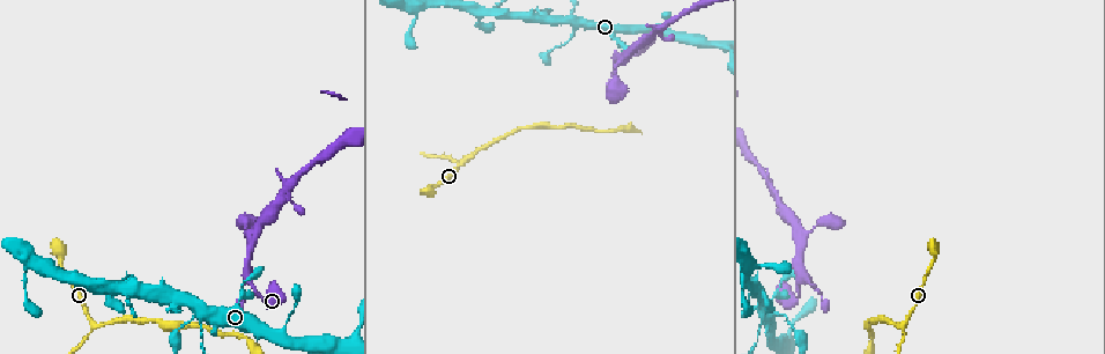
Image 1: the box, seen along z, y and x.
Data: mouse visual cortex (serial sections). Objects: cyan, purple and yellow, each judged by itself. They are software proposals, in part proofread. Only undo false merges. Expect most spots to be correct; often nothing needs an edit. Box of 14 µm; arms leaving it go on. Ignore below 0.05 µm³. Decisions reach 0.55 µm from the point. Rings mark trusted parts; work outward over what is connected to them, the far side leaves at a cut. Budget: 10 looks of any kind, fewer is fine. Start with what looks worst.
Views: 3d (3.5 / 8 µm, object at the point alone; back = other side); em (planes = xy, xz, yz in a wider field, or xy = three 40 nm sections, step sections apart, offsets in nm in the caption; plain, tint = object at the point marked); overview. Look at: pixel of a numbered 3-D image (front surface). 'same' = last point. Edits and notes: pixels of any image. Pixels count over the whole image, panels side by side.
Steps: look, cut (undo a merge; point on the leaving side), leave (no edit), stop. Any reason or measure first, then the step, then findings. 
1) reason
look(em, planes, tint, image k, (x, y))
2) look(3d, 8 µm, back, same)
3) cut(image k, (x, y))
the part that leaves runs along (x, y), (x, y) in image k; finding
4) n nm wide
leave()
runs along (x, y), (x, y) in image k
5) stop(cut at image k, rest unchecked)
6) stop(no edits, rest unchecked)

thin neck
look(3d, 3.5 µm, image 1, (241, 289))

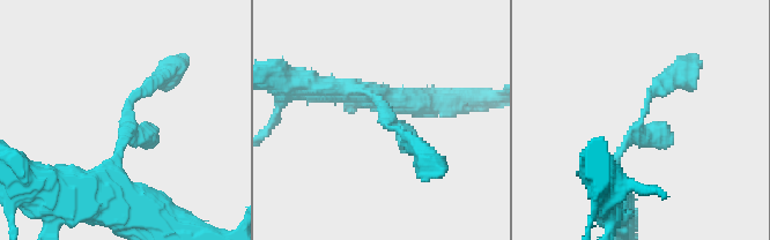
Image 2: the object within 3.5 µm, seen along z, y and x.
need the tissue
look(em, xy, step 3, tint, image 2, (641, 114))

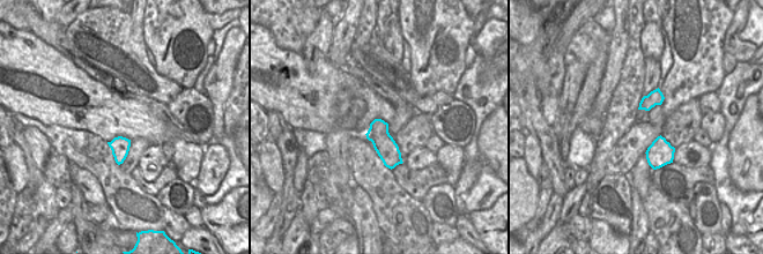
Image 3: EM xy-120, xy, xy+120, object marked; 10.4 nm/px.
another direction
look(em, xy, step 1, tint, same)

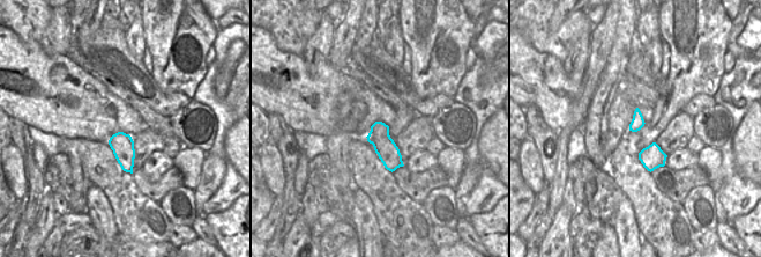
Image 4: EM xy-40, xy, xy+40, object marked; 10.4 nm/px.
leave()
runs along (615, 182), (615, 160), (645, 104), (683, 69) in image 2; one cell here

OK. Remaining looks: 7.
arms part here
look(3d, 8 µm, back, image 1, (465, 162))

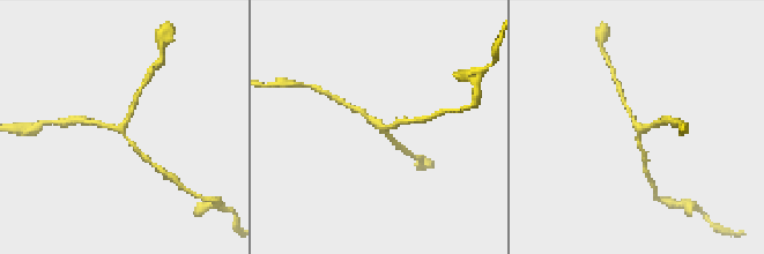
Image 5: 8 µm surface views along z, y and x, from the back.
zoom in
look(3d, 3.5 µm, image 5, (638, 129))

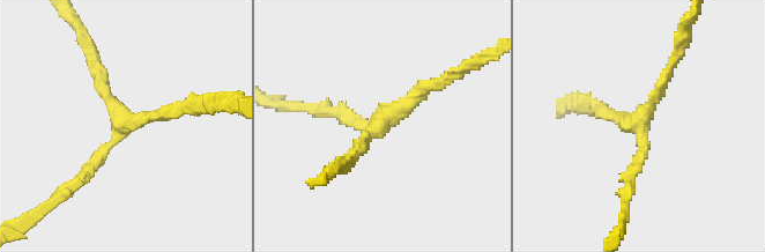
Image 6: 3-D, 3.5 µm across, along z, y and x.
look(em, xy, step 1, tint, image 6, (126, 117))

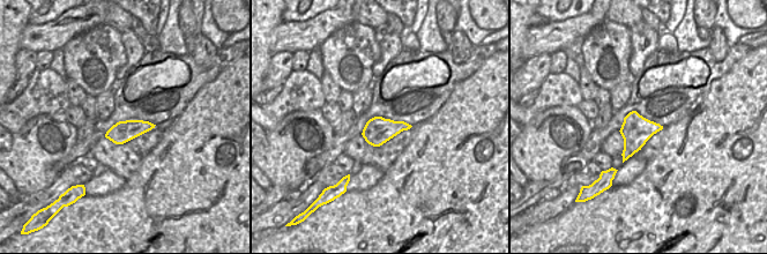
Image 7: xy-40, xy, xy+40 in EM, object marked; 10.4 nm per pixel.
arms of 150, 150, 200 nm
leave()
runs along (351, 157), (365, 134), (447, 78) in image 6; continuous, no second cell

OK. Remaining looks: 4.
a narrow waist
look(3d, 8 µm, image 1, (202, 343))

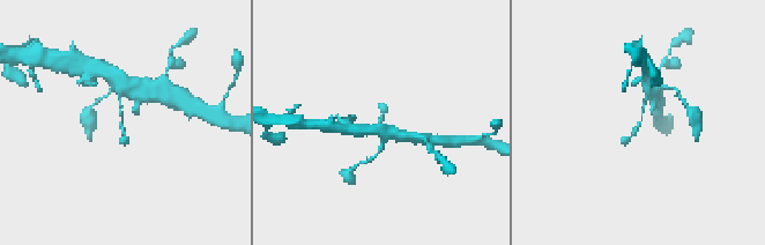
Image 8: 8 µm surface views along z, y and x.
look(em, xy, step 1, tint, image 8, (379, 123))

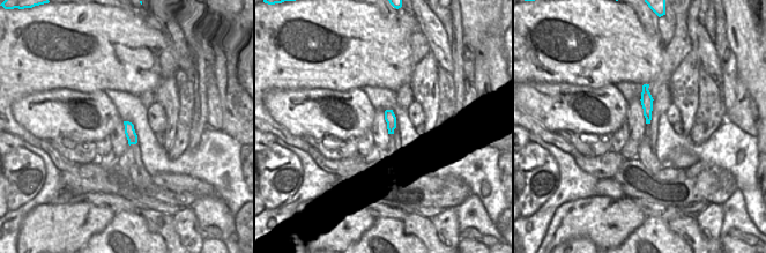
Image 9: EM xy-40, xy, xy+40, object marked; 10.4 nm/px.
leave()
runs along (651, 84), (639, 125), (621, 142) in image 8; one cell here

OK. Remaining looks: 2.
calibre changes
look(3d, 8 µm, image 1, (619, 59))

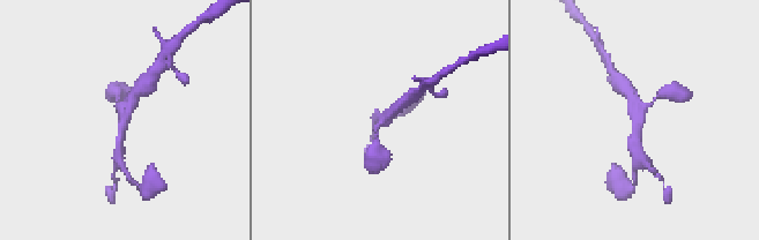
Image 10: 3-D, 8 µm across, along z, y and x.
look(em, xy, step 3, tint, image 10, (635, 121))

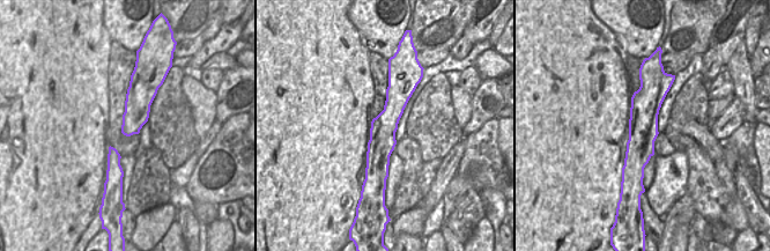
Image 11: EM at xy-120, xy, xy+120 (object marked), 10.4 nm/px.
arms of 150, 300, 350 nm
leave()
all the same cell

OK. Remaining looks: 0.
stop(no edits, rest unchecked)

